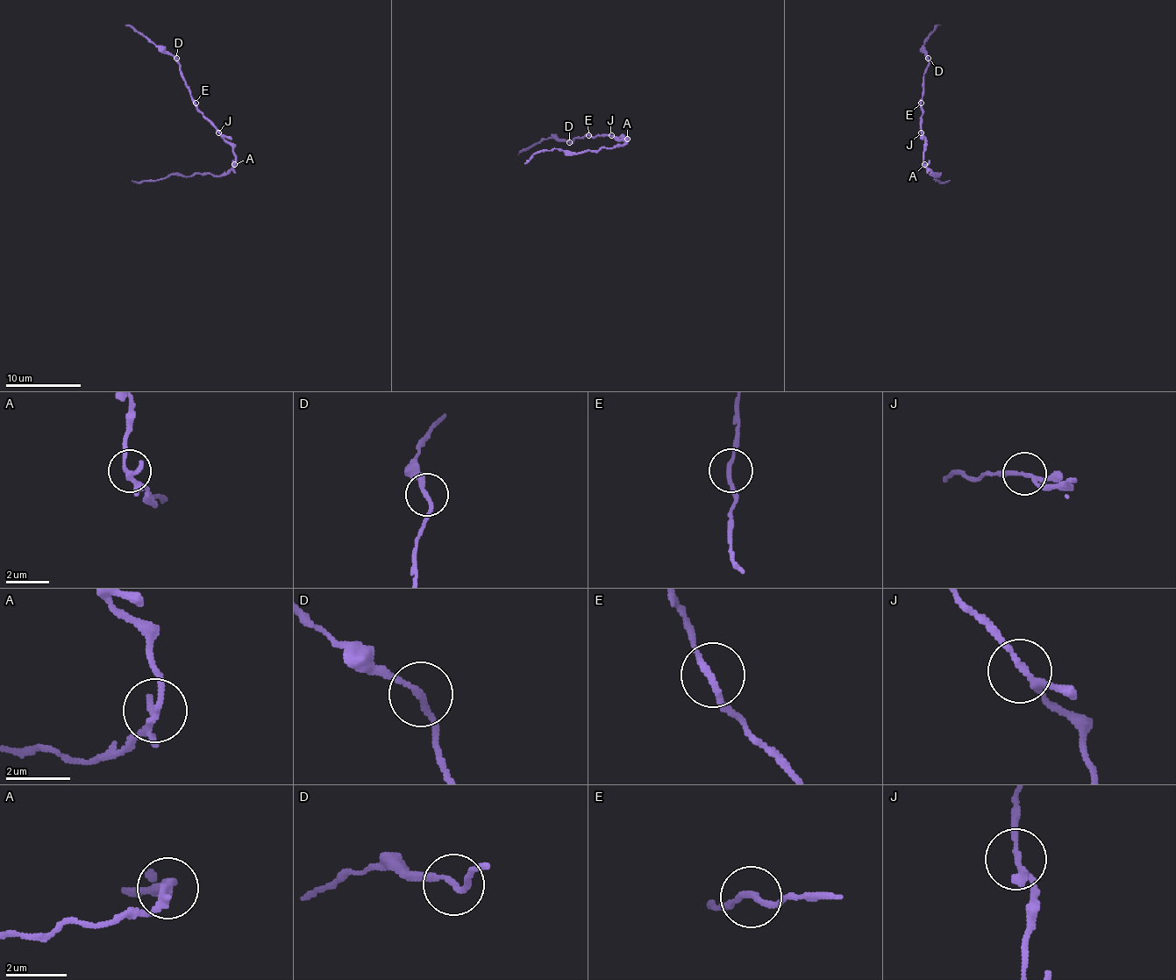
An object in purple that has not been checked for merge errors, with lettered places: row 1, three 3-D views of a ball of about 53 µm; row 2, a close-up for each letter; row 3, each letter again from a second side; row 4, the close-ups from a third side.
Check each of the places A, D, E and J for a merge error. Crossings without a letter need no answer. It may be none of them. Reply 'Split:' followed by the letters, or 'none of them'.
Split: A

